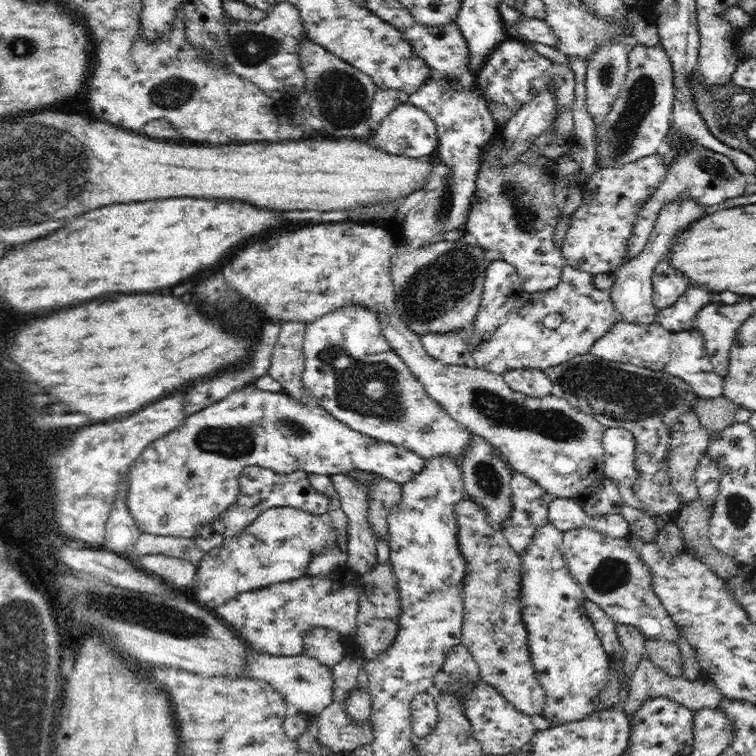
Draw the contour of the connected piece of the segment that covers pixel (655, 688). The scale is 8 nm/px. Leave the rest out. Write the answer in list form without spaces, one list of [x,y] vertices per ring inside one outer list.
[[[643,654],[638,668],[636,668],[629,682],[629,692],[624,702],[627,716],[632,718],[632,714],[634,714],[648,698],[658,698],[658,696],[670,698],[670,700],[679,702],[694,712],[705,708],[716,708],[726,697],[712,681],[707,679],[691,681],[684,676],[673,677],[667,675],[662,669],[654,665],[646,654]]]

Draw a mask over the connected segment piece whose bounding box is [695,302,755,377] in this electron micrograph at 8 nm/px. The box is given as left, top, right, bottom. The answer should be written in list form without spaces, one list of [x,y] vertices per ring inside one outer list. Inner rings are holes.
[[[710,302],[698,311],[696,328],[704,337],[714,371],[719,375],[726,376],[732,340],[742,323],[754,313],[750,302],[738,302],[732,306]]]

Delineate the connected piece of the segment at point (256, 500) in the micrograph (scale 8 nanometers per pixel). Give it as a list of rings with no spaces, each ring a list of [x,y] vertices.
[[[258,465],[247,466],[239,474],[238,500],[232,506],[228,506],[222,514],[212,518],[208,524],[204,524],[200,528],[200,533],[194,535],[193,539],[196,541],[198,548],[206,552],[220,546],[226,538],[238,536],[247,526],[250,526],[255,518],[262,514],[262,511],[283,506],[321,515],[327,512],[330,499],[310,484],[307,472],[296,471],[284,474]]]

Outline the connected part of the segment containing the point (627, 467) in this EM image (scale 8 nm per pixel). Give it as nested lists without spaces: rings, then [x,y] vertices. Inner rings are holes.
[[[605,428],[602,434],[604,449],[604,474],[617,482],[632,487],[638,478],[638,469],[634,463],[636,441],[630,430],[623,428]]]

